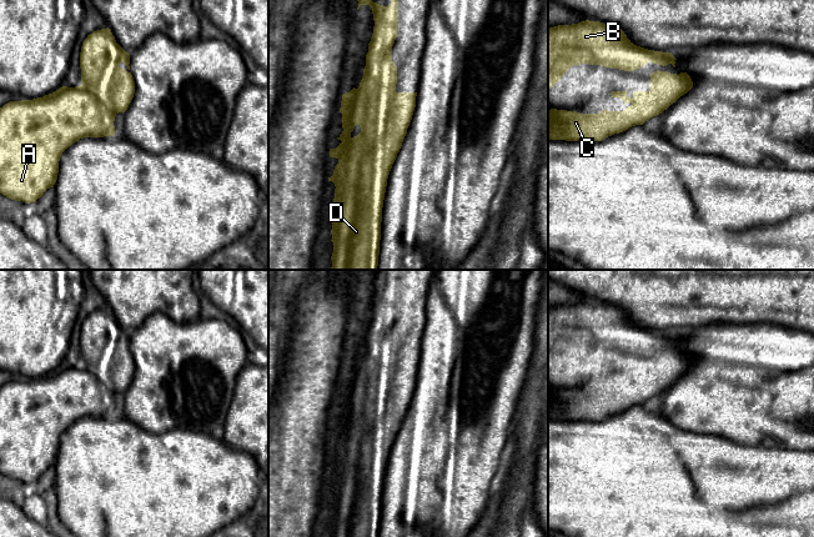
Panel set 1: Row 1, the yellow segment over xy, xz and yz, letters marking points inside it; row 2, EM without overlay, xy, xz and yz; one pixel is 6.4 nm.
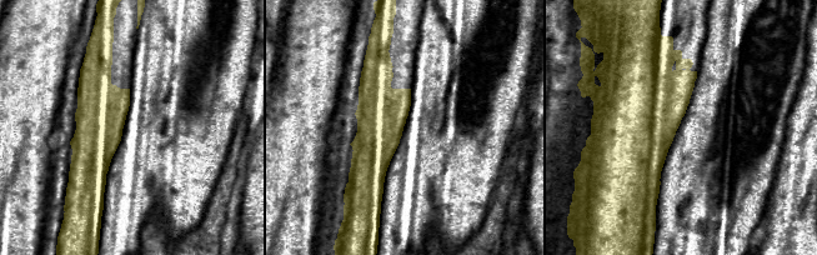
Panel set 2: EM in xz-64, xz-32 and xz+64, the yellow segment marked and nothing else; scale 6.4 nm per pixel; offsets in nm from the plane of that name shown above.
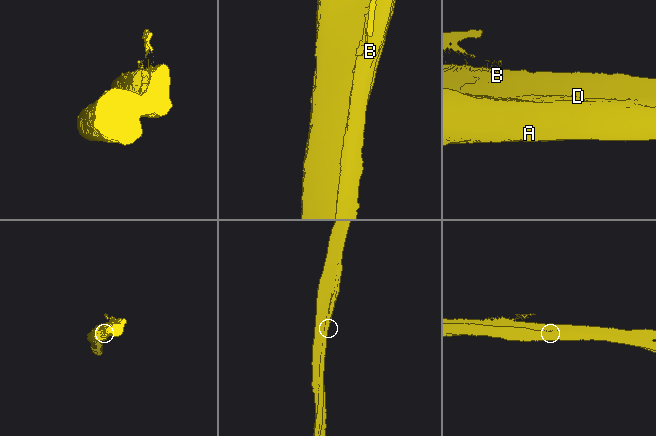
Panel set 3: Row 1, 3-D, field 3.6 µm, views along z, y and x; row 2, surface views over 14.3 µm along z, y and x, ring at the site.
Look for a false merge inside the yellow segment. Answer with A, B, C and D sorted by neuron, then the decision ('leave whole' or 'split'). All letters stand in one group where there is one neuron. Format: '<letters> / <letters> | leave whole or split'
A / B C D | split

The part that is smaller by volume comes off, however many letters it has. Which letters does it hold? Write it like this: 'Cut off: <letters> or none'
Cut off: B, C, D

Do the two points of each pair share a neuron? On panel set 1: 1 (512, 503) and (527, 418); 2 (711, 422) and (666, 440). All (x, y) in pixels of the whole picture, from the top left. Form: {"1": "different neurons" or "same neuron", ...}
{"1": "same neuron", "2": "different neurons"}

